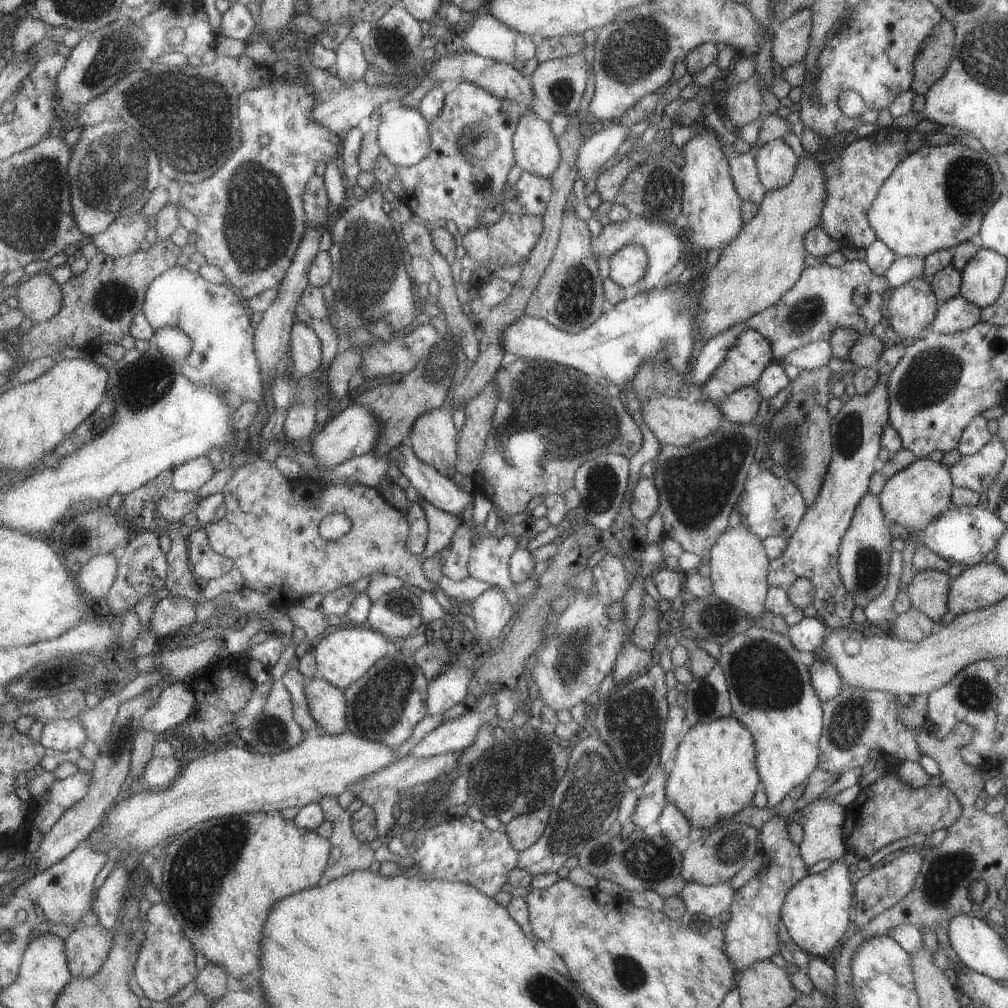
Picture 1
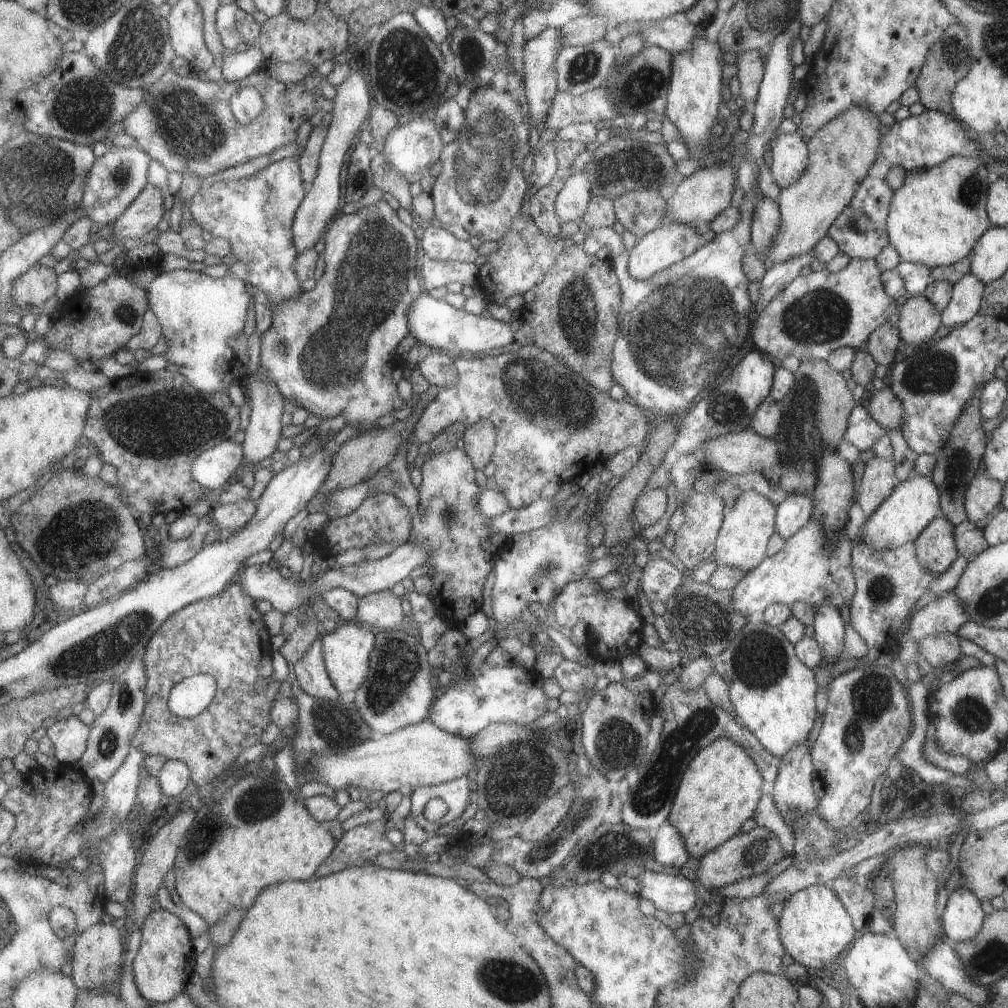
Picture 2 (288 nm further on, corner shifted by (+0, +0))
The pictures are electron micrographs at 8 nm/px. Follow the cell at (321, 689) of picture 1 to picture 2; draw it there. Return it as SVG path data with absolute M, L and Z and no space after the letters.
M323 636L313 644L313 648L295 664L295 676L301 684L301 688L319 700L325 702L337 702L341 698L341 692L333 684L333 678L329 676L329 668L325 664L323 654Z

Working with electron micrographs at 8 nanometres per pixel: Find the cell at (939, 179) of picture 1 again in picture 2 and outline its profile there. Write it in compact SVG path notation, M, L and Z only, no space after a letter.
M949 156L923 170L905 170L903 184L893 190L887 208L885 234L889 246L873 258L881 274L895 270L899 262L923 264L931 270L969 256L977 240L991 228L985 208L989 180L991 174L981 158Z

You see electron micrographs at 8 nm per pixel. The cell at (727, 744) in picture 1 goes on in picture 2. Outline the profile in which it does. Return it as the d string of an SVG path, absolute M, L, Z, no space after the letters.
M731 738L715 740L691 760L677 790L669 822L681 830L693 858L705 858L705 854L723 846L735 836L741 824L753 816L755 804L761 796L761 772L757 772L755 766L753 758Z

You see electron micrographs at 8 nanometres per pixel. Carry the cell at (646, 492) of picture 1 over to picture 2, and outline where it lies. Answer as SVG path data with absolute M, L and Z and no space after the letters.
M649 488L641 494L641 498L635 504L635 518L641 526L651 526L655 522L659 522L669 504L667 504L667 490L669 488Z

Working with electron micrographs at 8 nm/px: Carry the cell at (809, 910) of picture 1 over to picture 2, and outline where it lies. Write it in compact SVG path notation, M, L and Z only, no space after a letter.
M815 884L807 886L793 896L785 900L785 906L779 914L777 920L779 928L779 940L785 948L785 952L793 958L793 962L803 964L805 968L823 968L831 966L835 956L843 950L849 948L853 938L857 938L857 932L853 928L851 916L847 914L845 906L837 898L837 894L825 886L825 884Z

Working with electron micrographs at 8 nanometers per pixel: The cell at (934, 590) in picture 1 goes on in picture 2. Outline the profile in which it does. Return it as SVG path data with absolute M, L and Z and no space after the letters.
M937 514L913 542L917 562L937 576L947 572L947 568L959 556L955 548L953 528L955 526L945 516Z

